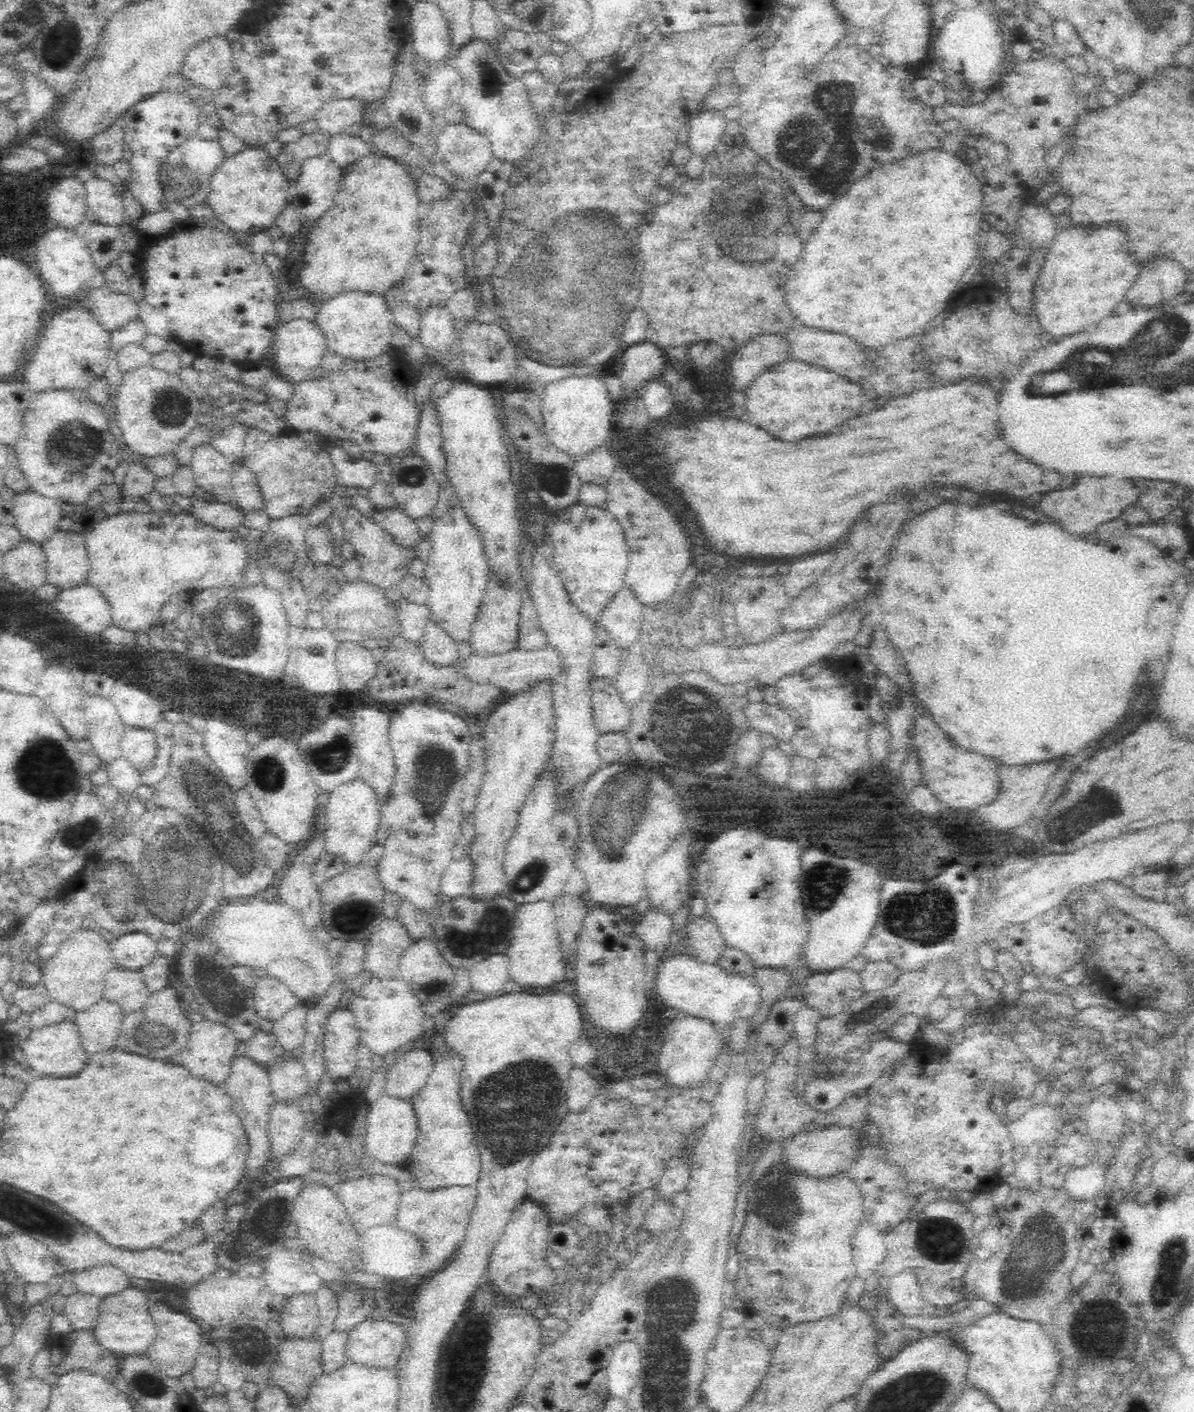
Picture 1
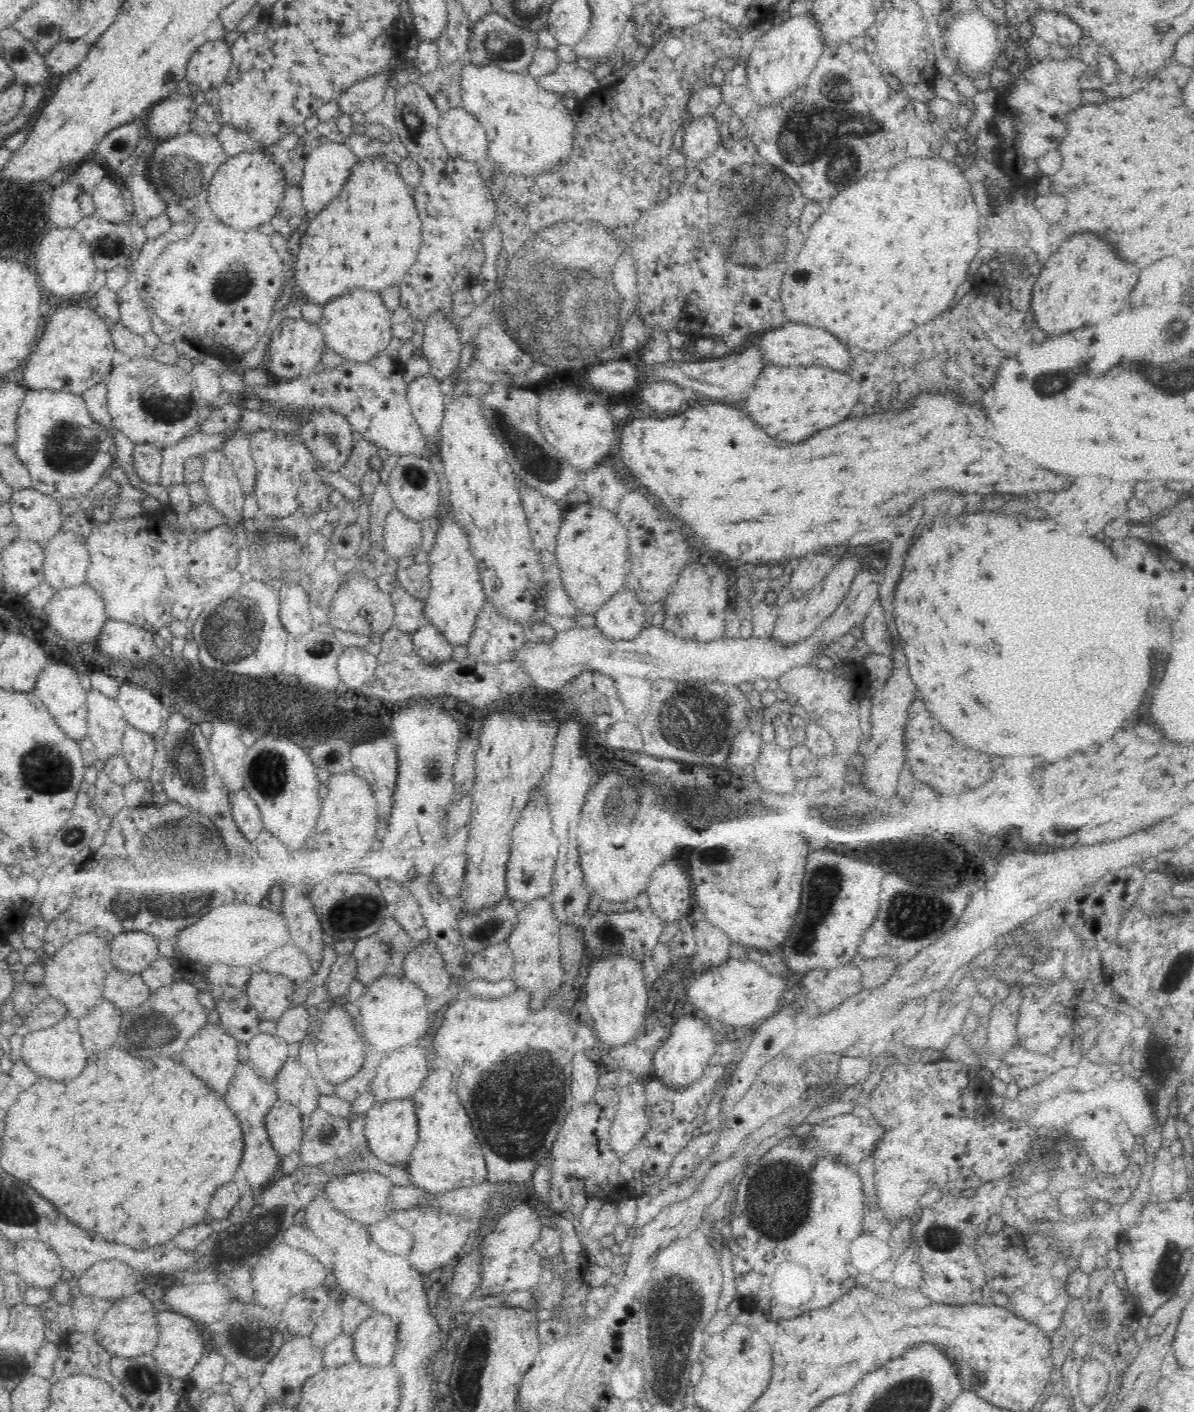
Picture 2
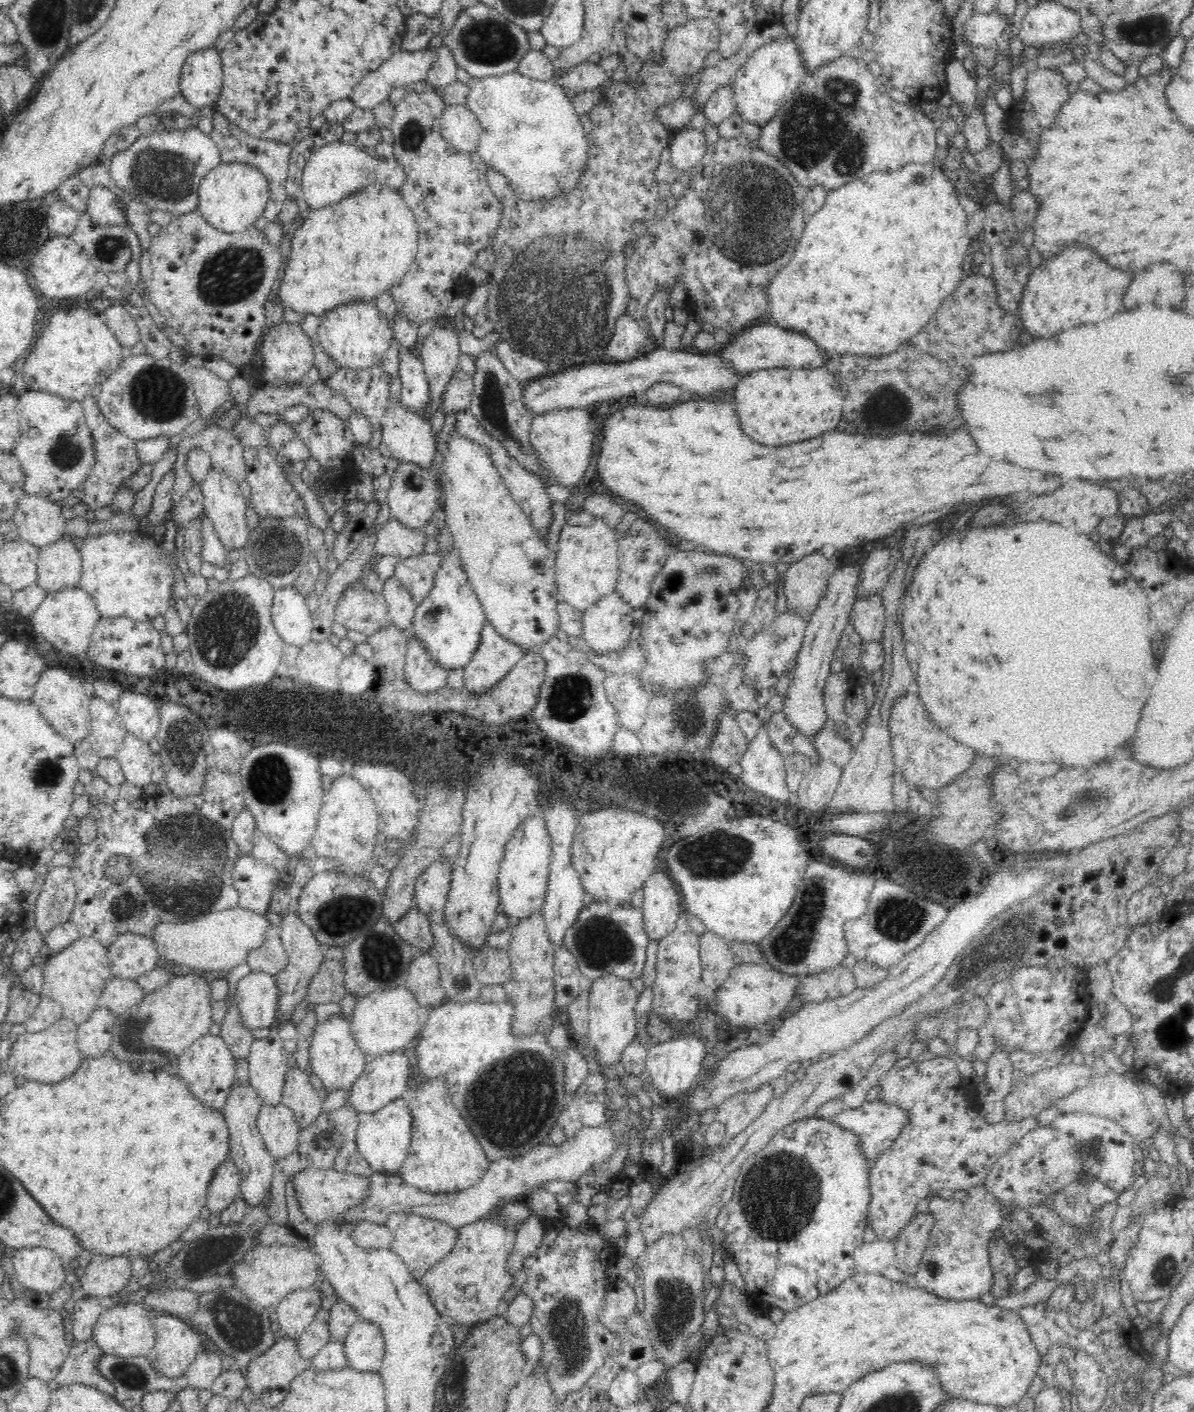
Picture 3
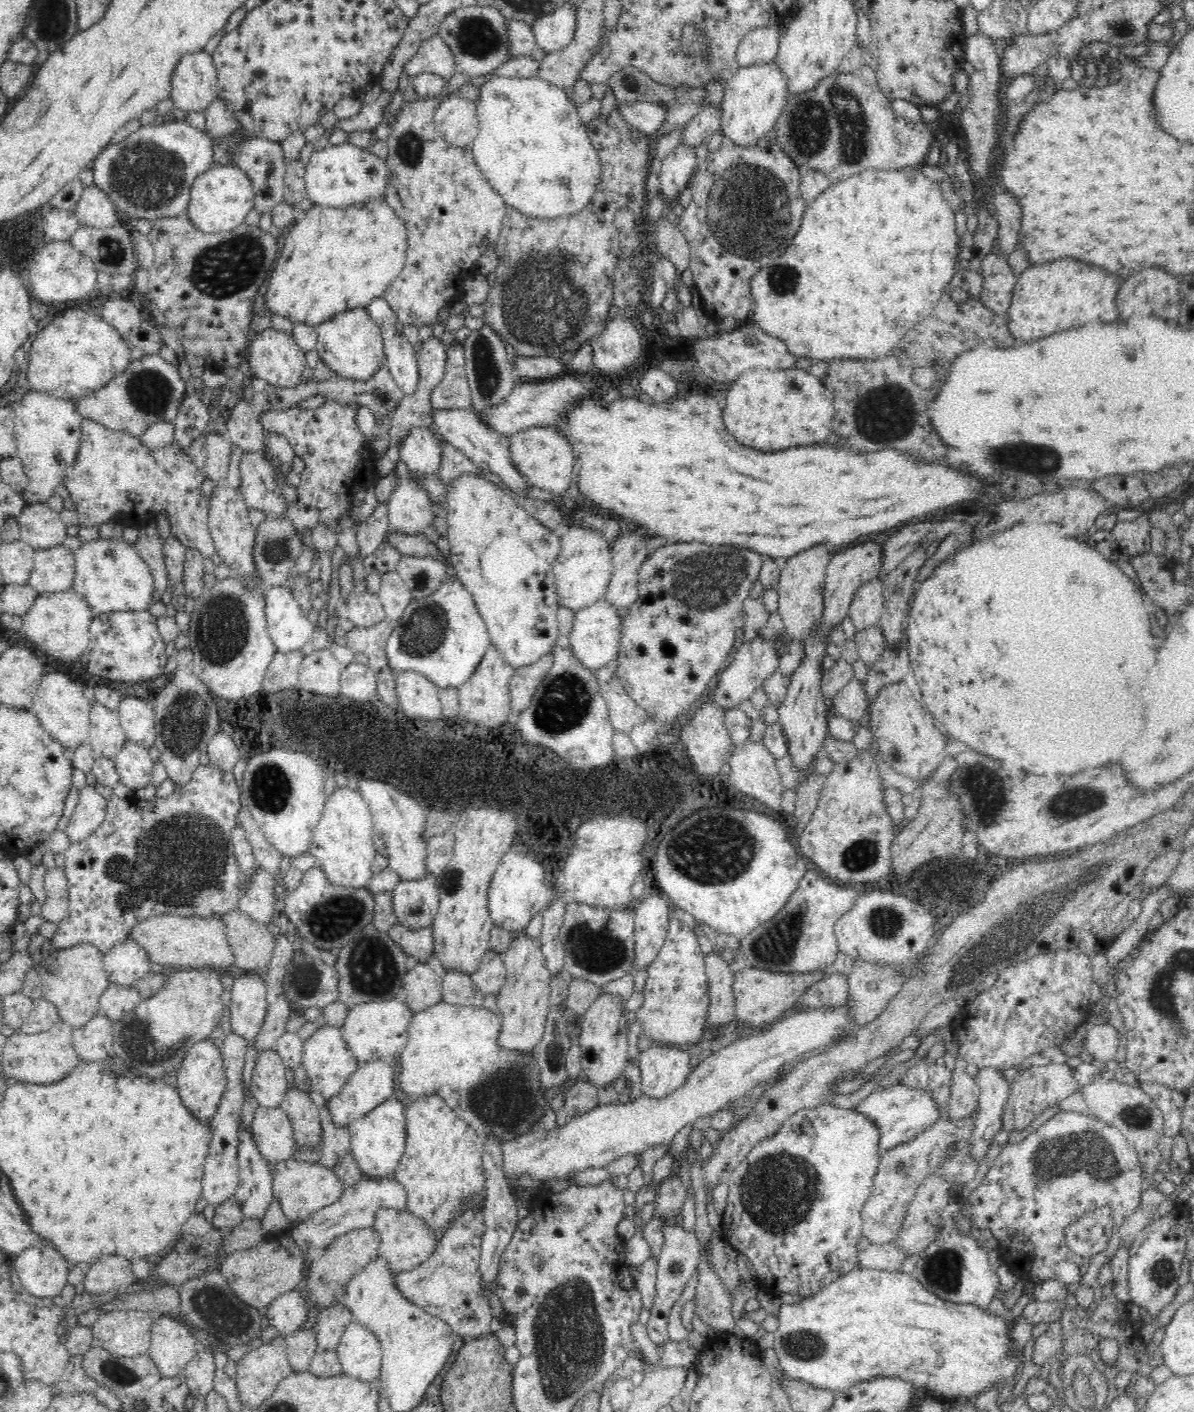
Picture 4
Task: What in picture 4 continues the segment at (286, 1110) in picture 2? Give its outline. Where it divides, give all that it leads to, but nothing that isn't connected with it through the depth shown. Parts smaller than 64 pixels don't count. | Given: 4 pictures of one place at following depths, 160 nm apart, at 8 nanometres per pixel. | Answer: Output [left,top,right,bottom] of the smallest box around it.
[252,1107,295,1162]

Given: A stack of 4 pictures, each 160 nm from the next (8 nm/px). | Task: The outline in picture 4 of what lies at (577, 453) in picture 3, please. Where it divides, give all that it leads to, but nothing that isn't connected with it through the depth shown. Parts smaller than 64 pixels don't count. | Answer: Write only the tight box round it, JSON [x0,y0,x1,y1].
[508,425,576,496]

